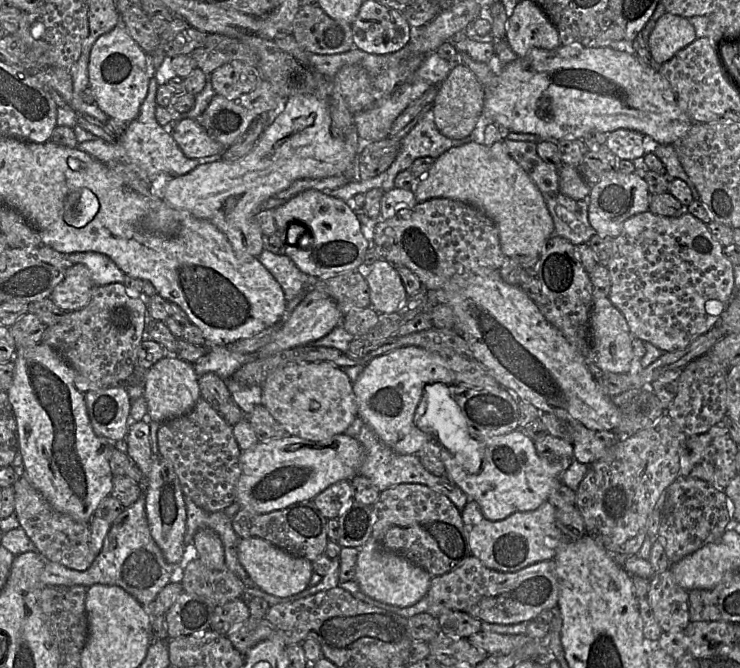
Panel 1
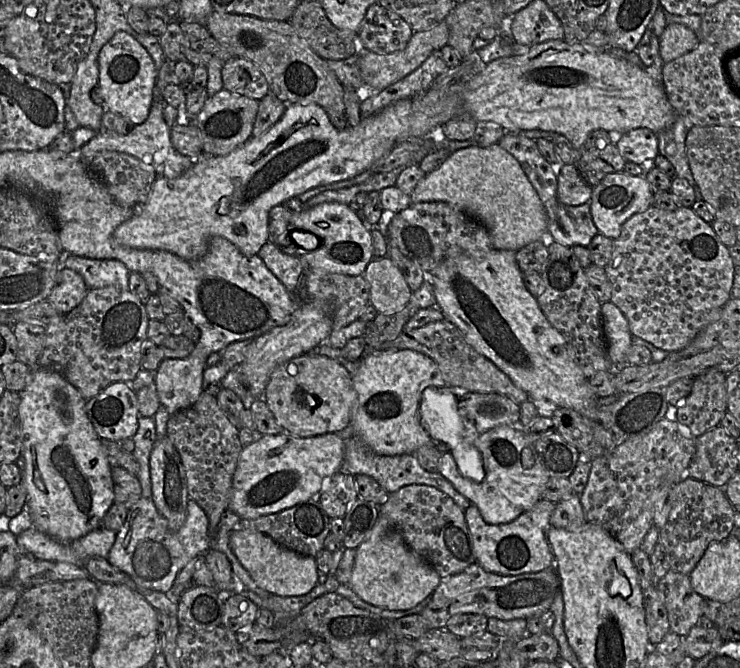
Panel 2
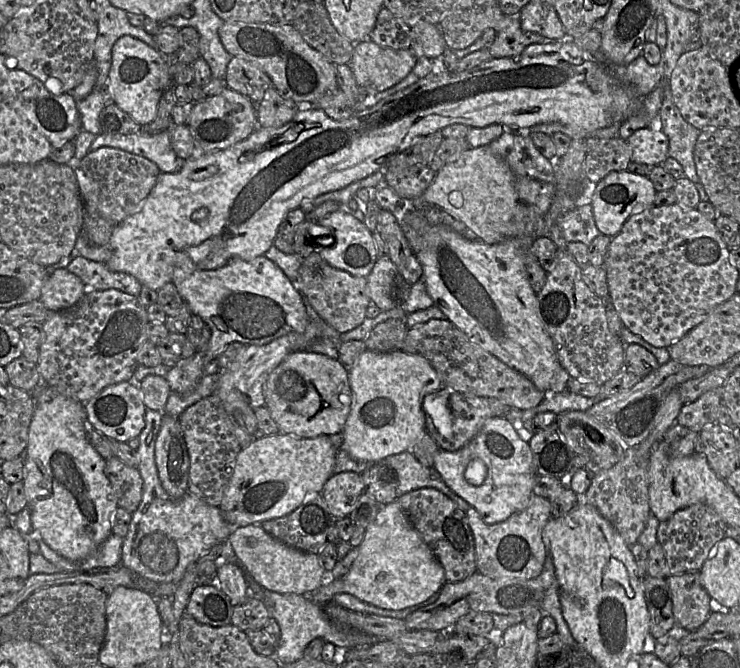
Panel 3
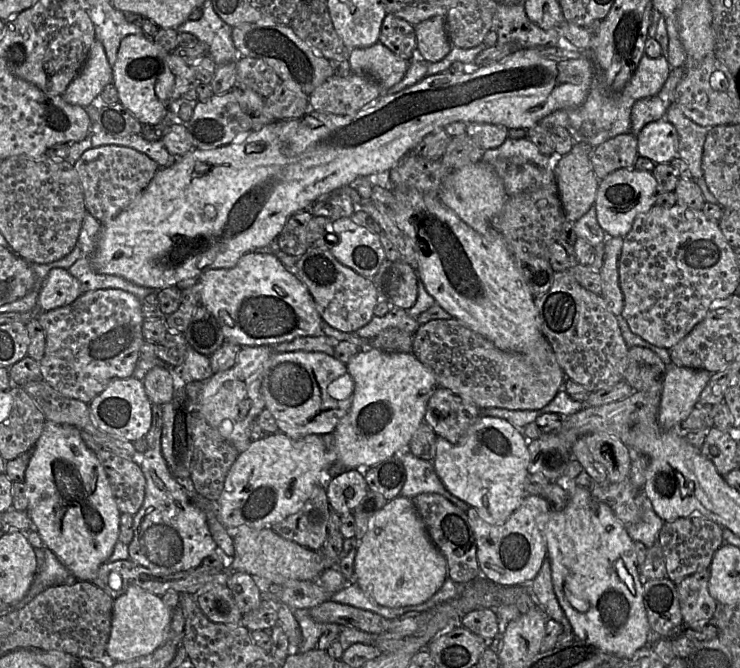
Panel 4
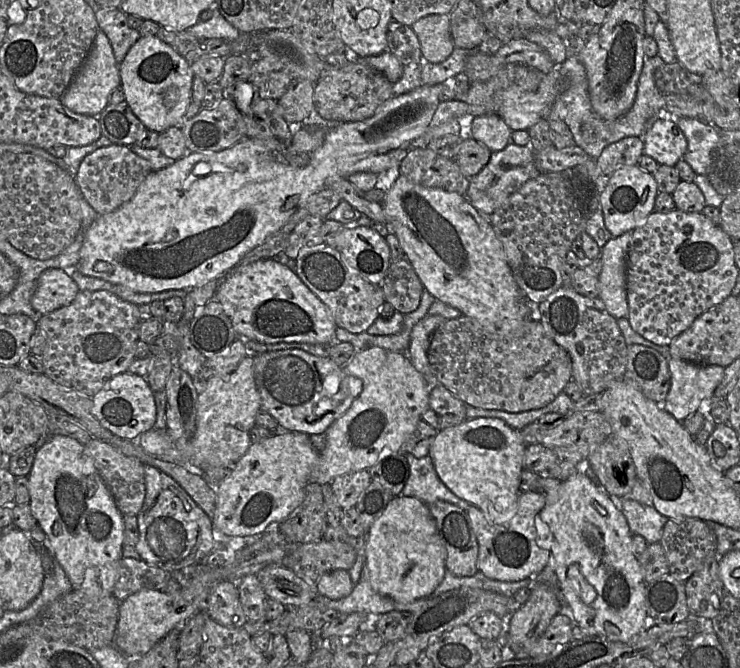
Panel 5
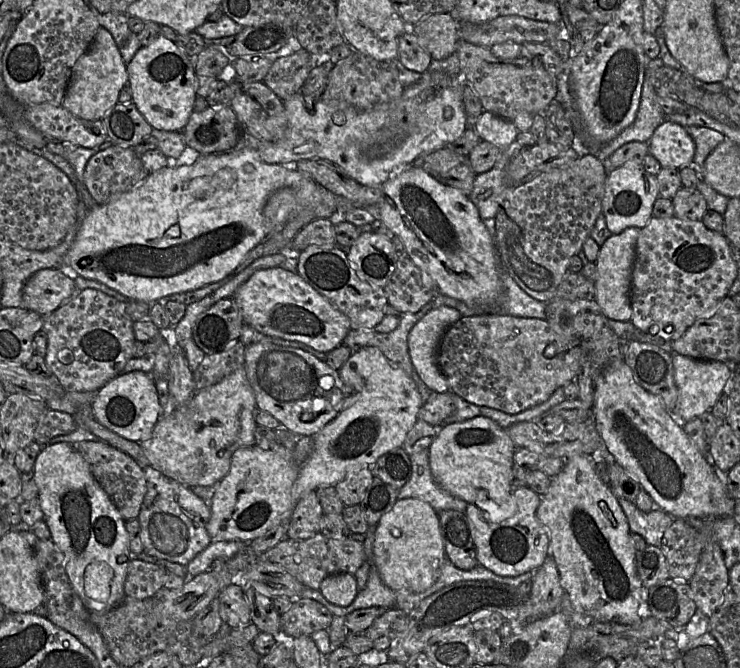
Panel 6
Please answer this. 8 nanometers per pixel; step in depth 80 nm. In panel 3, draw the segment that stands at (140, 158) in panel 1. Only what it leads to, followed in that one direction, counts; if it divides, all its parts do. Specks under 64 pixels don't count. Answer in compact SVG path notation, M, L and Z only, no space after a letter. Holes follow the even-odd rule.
M170 130L158 134L141 131L130 135L111 135L101 133L95 135L90 152L102 147L111 147L130 152L154 162L161 173L175 173L185 163L174 152L171 145Z

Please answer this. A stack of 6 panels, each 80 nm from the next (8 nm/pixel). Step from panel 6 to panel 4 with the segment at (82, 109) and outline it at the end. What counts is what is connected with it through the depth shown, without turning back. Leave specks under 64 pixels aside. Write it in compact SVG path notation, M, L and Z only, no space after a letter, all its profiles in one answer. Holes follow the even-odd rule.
M96 39L84 65L62 97L69 104L86 108L98 98L106 85L112 83L112 80L112 66L107 60L103 44Z

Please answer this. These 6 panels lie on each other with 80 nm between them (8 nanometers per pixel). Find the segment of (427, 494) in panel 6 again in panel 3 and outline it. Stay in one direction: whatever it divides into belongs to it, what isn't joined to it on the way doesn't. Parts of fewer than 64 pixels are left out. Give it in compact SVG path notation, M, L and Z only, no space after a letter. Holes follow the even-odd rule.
M410 451L389 456L376 463L386 463L395 469L398 476L397 497L420 488L434 488L454 501L464 512L470 507L446 485L434 467L423 466Z

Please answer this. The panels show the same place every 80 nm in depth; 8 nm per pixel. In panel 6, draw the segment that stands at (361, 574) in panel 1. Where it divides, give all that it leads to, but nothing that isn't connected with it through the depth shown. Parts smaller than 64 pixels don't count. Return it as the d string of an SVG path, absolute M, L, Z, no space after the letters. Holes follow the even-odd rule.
M415 498L398 499L376 526L373 565L383 583L393 591L420 593L438 578L445 558L438 513L427 502Z

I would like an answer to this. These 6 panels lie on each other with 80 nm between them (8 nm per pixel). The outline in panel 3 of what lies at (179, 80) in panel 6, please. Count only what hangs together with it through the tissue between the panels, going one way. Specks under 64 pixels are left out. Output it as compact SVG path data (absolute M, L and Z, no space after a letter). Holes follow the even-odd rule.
M130 35L120 37L112 48L112 61L108 75L109 92L114 104L141 126L150 124L157 116L163 93L175 82L165 63L166 54L161 54L146 43Z

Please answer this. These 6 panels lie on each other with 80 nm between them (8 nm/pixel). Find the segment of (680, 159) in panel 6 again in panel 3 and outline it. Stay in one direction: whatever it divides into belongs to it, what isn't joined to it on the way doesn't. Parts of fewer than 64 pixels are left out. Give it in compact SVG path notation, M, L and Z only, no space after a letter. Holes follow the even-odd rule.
M660 112L658 124L652 124L634 132L626 142L631 148L631 160L650 167L662 165L669 157L669 140L660 130Z

